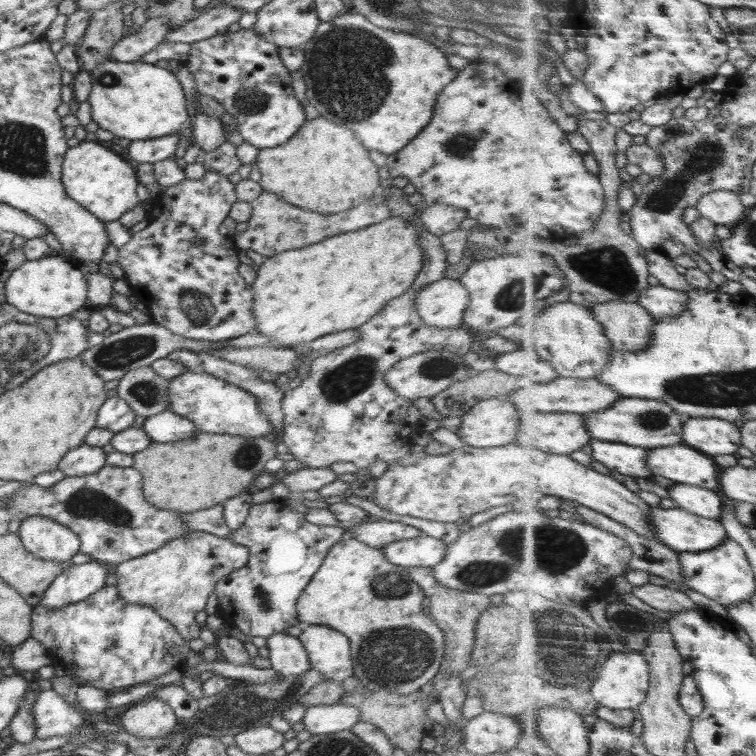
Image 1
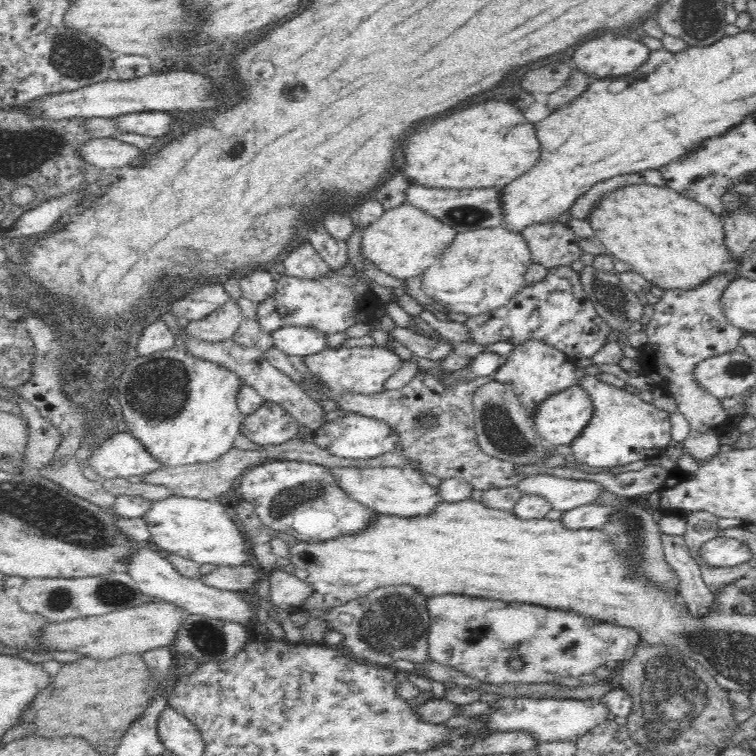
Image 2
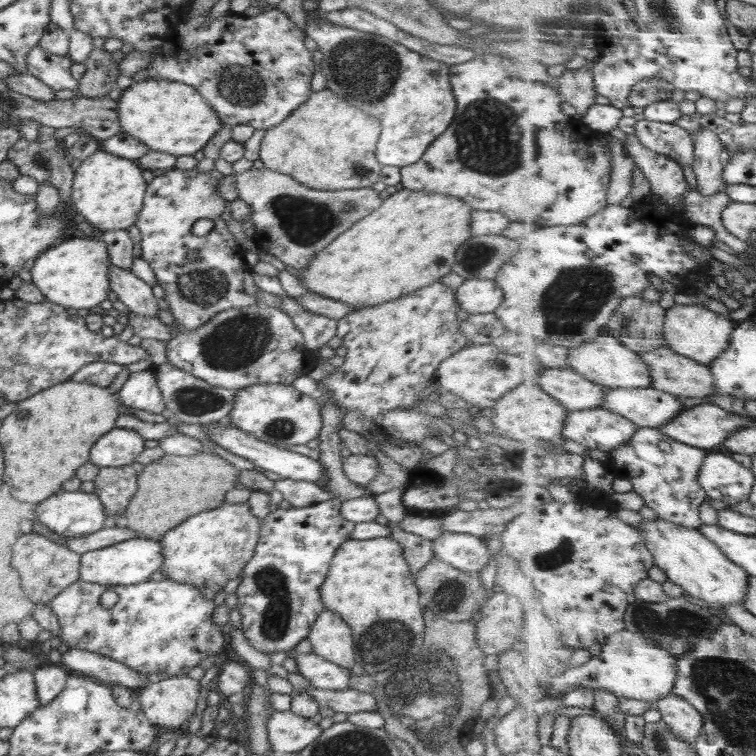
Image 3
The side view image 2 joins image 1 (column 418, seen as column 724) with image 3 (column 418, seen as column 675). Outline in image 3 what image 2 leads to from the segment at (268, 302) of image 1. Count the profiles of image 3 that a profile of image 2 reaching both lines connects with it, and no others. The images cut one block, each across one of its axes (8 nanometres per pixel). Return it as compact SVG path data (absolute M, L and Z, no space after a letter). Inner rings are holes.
M408 189L395 191L376 210L339 234L324 250L314 254L311 264L300 270L300 282L307 291L358 308L372 307L406 296L438 282L452 270L458 247L472 236L470 218L473 211L466 201L450 195Z

